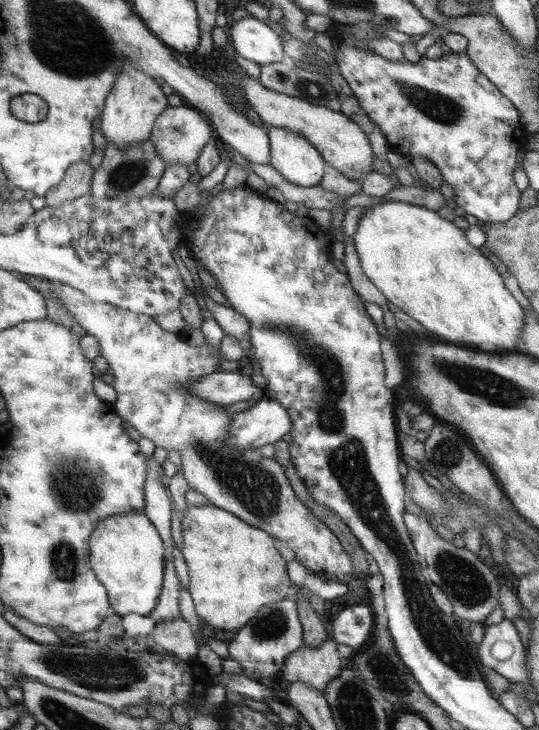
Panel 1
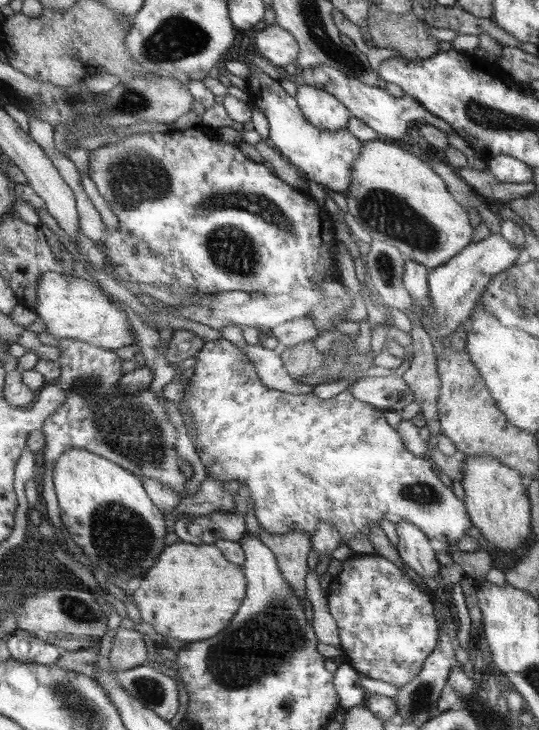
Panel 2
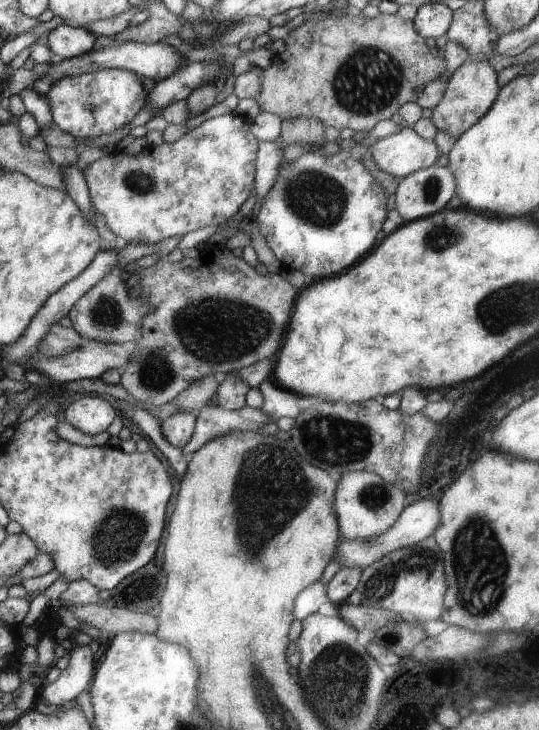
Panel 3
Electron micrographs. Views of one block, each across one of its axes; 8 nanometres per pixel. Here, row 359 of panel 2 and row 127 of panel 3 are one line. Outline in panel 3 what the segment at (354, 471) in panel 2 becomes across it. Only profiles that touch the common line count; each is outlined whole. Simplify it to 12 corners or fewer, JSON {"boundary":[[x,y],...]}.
{"boundary":[[231,112],[83,172],[121,244],[232,218],[260,141]]}

